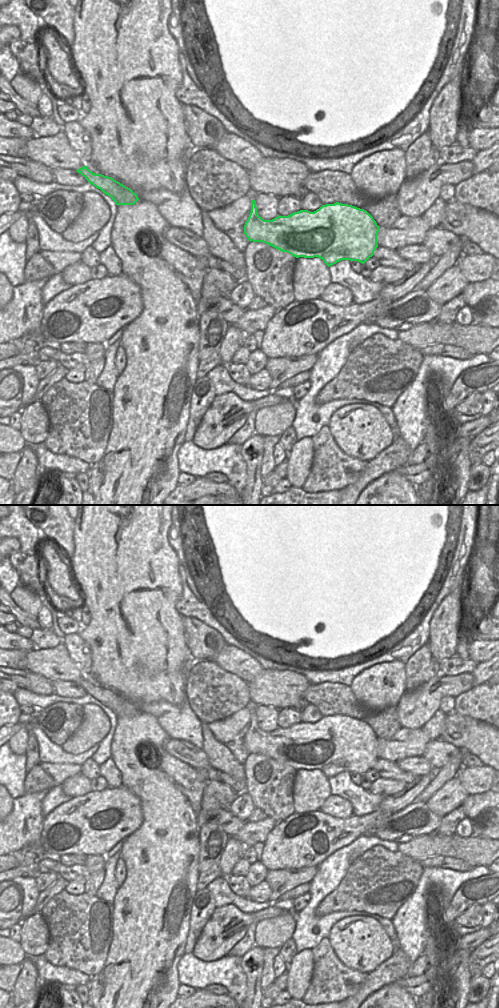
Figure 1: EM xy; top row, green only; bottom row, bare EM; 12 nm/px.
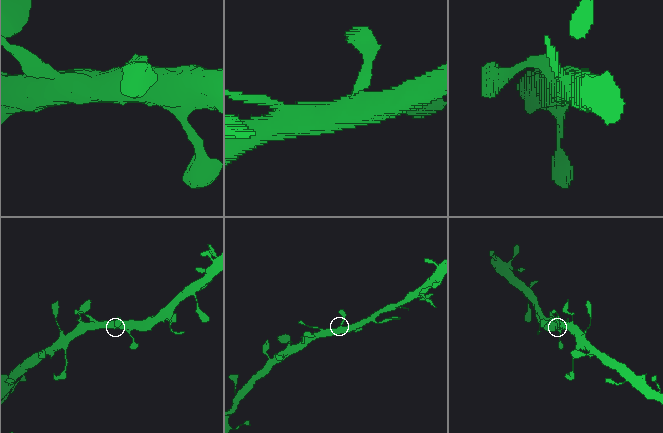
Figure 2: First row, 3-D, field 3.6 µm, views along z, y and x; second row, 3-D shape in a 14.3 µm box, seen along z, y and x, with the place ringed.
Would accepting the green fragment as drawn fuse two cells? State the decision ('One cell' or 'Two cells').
One cell.

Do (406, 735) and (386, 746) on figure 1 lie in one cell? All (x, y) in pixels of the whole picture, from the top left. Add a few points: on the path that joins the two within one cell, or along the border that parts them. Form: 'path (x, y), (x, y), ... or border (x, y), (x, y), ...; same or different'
path (401, 740), (395, 746), (391, 746); same

